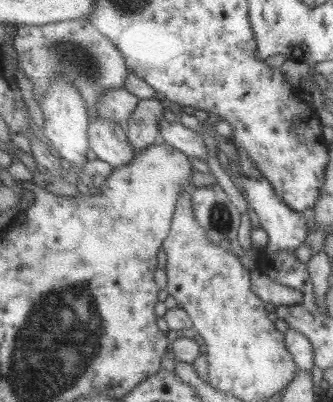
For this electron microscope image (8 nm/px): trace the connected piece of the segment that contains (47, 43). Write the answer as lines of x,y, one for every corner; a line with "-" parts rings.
87,17
41,26
23,25
17,27
14,38
20,66
24,74
31,78
33,96
40,107
43,106
43,97
47,97
50,83
59,75
65,75
85,97
89,105
90,121
99,119
99,99
103,93
109,89
123,88
131,74
122,50
99,32

